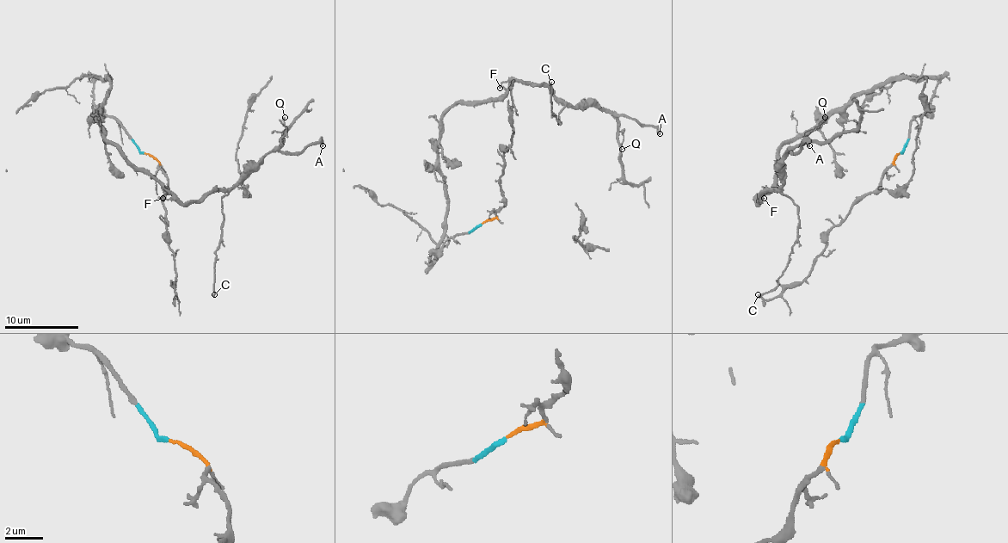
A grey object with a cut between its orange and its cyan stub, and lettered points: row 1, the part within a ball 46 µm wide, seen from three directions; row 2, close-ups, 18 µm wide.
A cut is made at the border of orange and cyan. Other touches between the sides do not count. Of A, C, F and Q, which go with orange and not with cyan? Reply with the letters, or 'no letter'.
no letter

